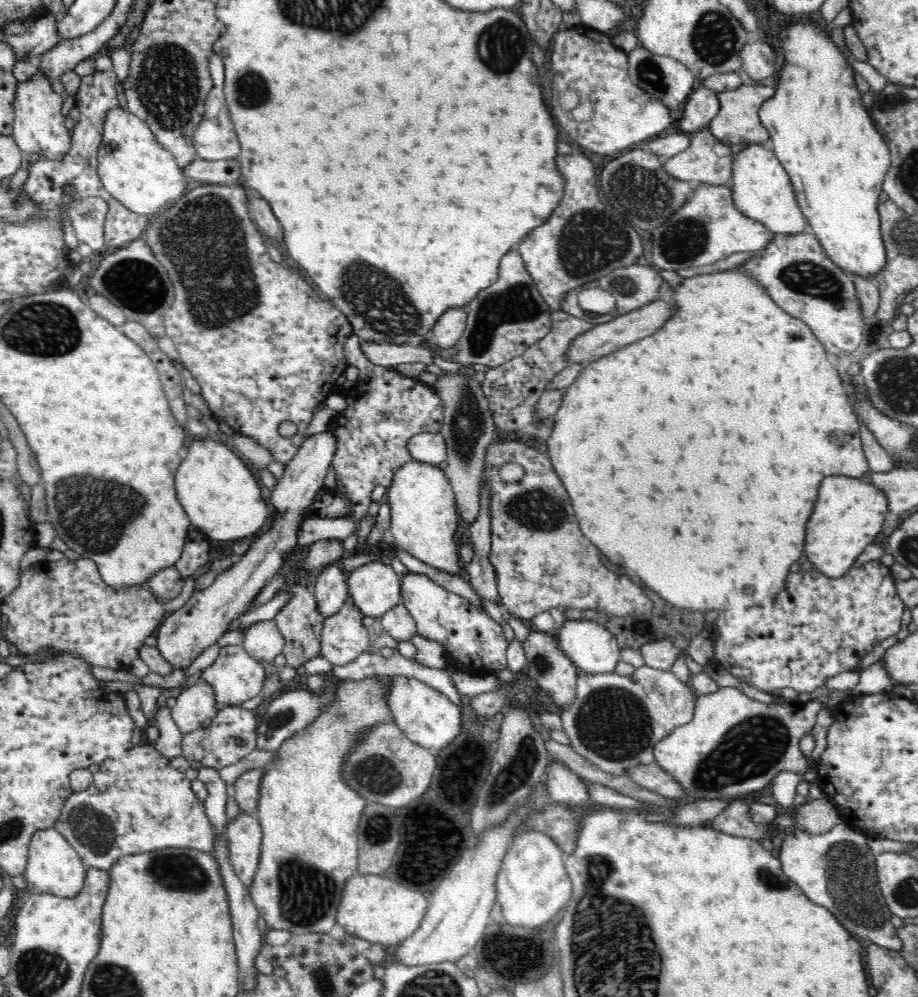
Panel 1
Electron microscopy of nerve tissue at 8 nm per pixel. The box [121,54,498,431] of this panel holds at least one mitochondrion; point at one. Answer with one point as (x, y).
(208, 280)

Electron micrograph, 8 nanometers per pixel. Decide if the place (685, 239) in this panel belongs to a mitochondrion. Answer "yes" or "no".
yes

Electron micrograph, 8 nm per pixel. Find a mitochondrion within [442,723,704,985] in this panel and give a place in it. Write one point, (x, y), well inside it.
(605, 927)

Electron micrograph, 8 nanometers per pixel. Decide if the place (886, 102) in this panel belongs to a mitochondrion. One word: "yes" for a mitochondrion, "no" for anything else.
no

